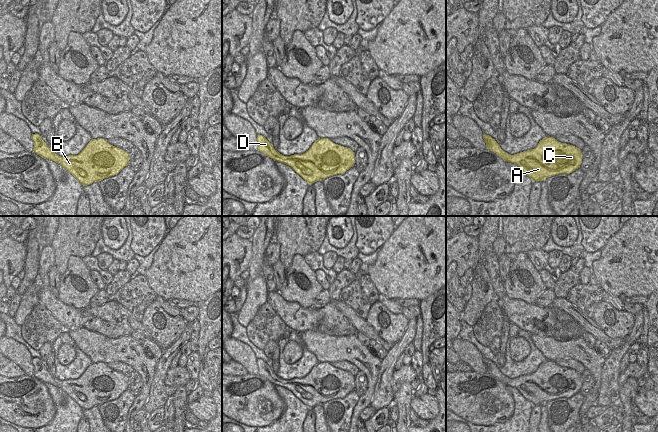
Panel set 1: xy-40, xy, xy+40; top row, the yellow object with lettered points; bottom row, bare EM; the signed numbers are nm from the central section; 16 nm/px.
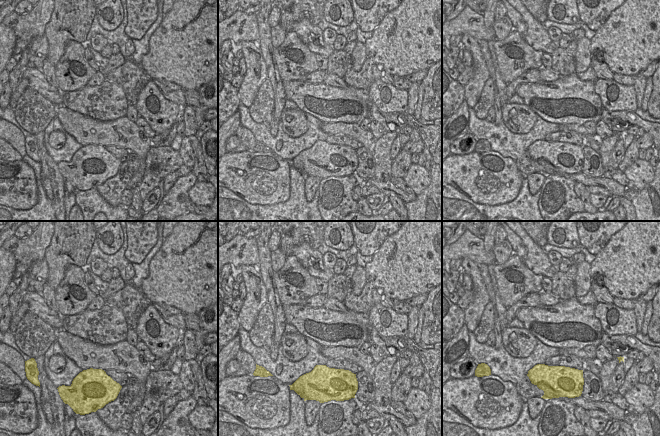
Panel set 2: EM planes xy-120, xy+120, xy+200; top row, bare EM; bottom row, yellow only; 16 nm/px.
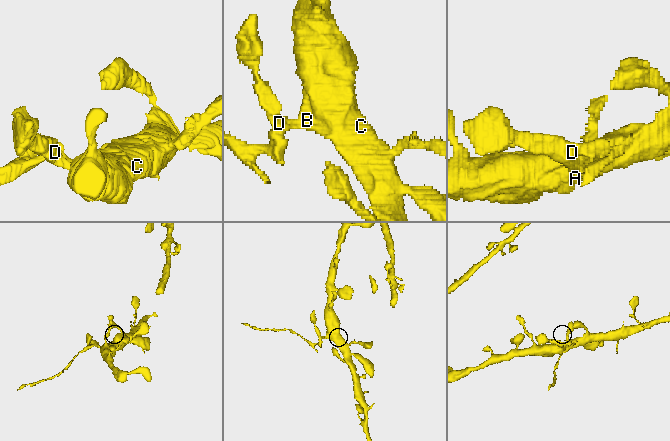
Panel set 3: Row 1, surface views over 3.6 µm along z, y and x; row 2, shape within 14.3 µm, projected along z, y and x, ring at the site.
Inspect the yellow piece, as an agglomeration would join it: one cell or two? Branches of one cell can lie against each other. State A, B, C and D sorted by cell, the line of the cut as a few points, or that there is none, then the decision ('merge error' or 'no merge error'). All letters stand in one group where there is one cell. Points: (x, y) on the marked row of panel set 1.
groups A B C / D; cut xy-40 (55, 154), (57, 162); merge error

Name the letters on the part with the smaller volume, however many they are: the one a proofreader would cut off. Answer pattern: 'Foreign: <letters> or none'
Foreign: D

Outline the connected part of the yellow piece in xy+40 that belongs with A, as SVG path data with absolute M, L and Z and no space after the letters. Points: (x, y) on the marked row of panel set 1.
M545 137L531 150L514 155L505 152L504 161L516 164L533 182L580 168L582 153L577 147Z

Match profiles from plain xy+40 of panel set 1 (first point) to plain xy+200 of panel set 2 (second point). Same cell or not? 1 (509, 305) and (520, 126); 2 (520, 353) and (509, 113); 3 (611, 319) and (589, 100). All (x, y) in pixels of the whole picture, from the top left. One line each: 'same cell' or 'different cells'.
1: different cells
2: same cell
3: different cells

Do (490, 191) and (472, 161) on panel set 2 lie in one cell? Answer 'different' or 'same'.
same

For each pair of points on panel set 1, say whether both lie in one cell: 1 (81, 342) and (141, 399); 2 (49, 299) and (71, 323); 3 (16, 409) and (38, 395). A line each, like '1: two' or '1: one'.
1: one
2: one
3: one

